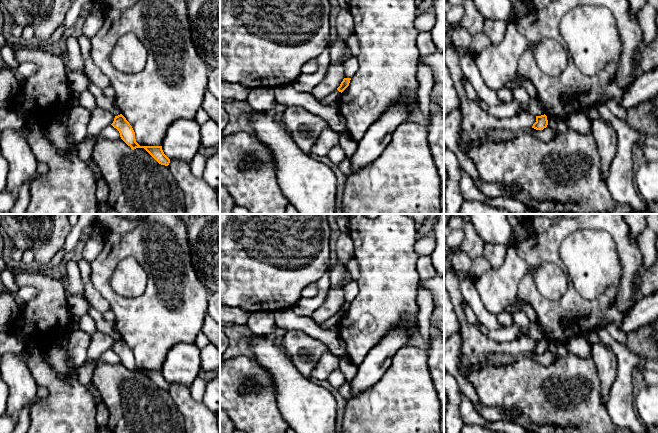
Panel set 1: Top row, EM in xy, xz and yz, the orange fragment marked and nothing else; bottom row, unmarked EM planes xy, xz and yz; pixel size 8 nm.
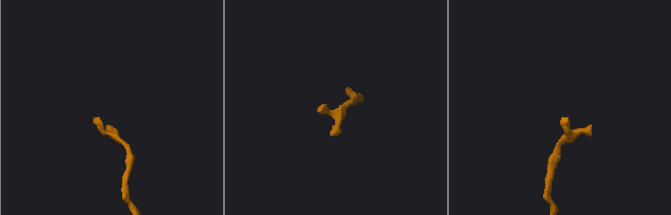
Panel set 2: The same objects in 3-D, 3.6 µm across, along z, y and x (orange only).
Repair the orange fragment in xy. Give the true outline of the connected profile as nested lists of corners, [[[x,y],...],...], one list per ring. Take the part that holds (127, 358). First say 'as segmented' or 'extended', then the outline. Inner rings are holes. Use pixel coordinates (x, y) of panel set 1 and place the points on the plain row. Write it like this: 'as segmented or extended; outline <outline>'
as segmented; outline [[[122,338],[115,340],[111,349],[119,355],[121,363],[130,370],[132,374],[144,372],[159,388],[169,389],[170,383],[164,378],[162,370],[140,370],[136,366],[135,356]]]

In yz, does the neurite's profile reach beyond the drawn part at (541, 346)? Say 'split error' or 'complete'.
complete

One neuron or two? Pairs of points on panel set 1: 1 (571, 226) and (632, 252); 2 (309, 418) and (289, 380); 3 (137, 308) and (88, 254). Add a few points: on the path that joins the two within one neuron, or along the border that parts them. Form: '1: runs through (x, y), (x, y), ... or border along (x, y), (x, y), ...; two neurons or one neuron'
1: runs through (587, 224), (607, 224), (619, 236); one neuron
2: runs through (308, 409), (298, 399), (292, 389); one neuron
3: border along (102, 237), (102, 250), (90, 262); two neurons

